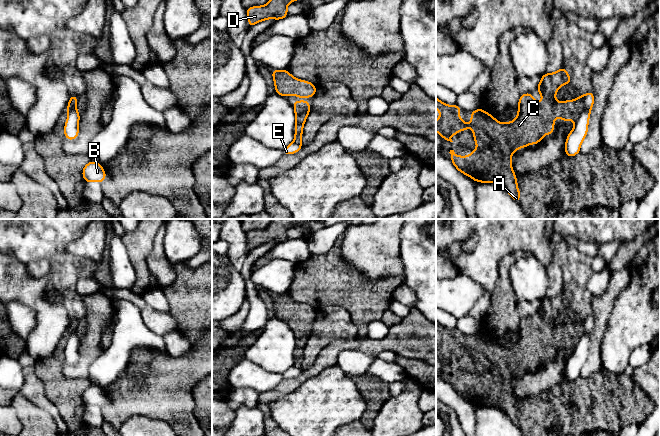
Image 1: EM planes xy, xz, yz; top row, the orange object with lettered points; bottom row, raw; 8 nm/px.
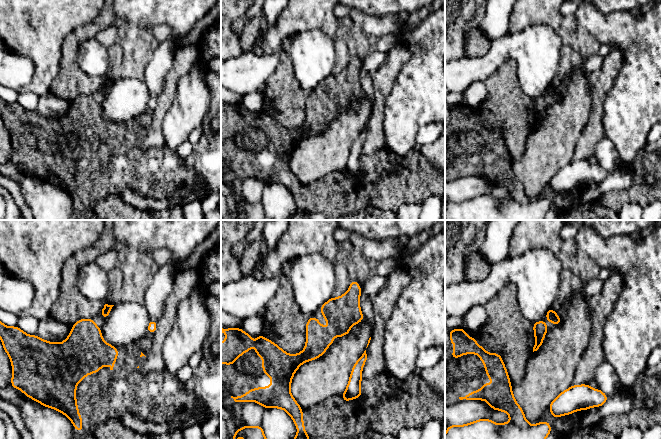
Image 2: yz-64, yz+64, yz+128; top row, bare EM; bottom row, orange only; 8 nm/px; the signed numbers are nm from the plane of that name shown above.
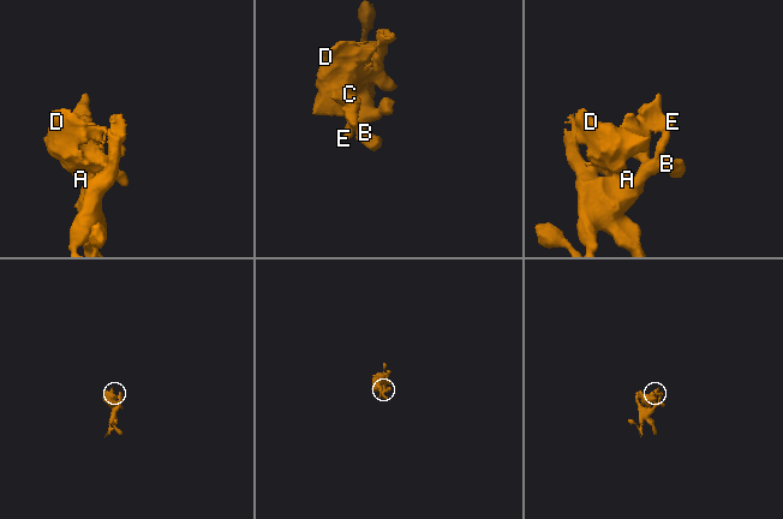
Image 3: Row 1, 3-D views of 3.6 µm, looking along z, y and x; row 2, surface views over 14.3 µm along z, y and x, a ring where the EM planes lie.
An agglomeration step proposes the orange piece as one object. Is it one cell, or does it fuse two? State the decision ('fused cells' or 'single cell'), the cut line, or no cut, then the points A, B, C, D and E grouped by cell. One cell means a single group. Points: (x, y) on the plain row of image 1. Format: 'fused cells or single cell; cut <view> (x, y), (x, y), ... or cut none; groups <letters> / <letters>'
fused cells; cut yz (584, 319), (584, 333), (575, 344); groups A C D / B E

